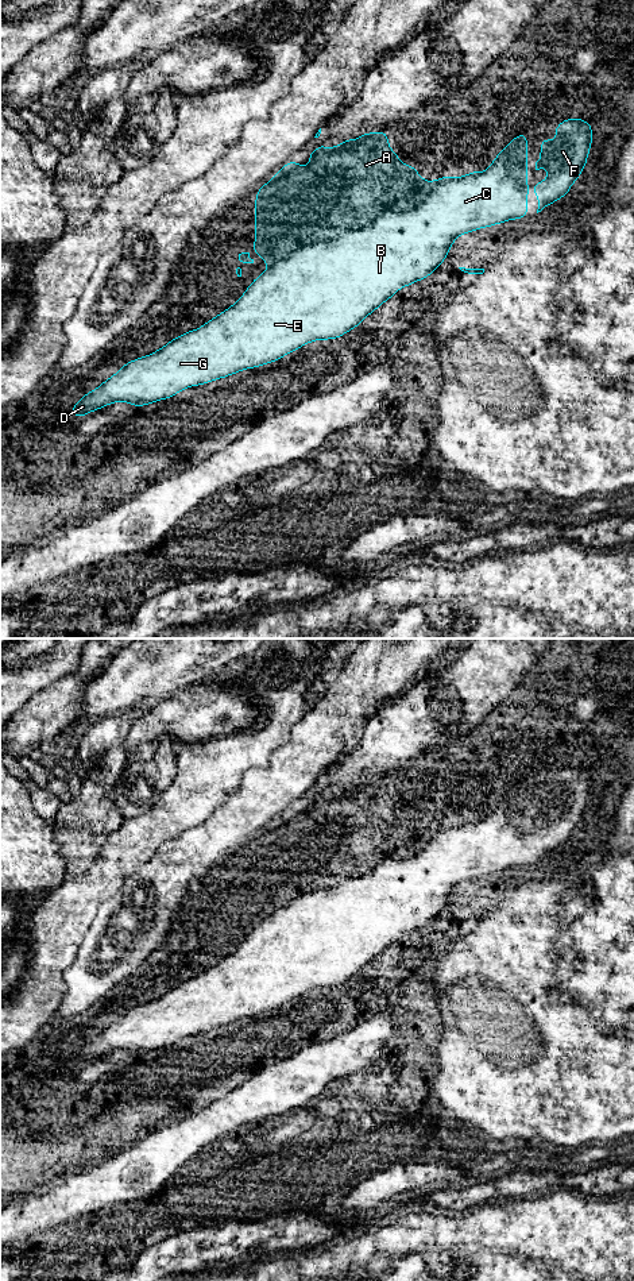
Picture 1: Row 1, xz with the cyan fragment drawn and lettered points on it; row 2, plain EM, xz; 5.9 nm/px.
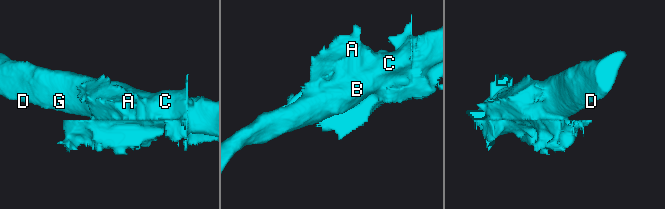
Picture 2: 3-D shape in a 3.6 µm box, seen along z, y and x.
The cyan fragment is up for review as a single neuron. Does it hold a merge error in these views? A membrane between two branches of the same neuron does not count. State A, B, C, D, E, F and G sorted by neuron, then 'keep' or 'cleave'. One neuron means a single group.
groups A B C D E F G; keep

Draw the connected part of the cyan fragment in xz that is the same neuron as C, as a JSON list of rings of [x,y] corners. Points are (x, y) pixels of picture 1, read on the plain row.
[[[383,778],[379,782],[362,782],[359,787],[345,787],[343,792],[335,792],[330,798],[326,796],[321,790],[318,792],[320,795],[316,799],[310,799],[308,802],[310,807],[309,814],[302,814],[291,807],[256,840],[254,900],[260,903],[263,906],[263,911],[268,912],[270,915],[251,930],[247,938],[233,953],[200,976],[182,981],[150,1003],[125,1011],[115,1023],[109,1025],[98,1035],[84,1042],[82,1046],[74,1054],[71,1054],[71,1062],[81,1066],[88,1061],[96,1060],[100,1056],[113,1050],[128,1050],[135,1056],[150,1053],[155,1049],[171,1046],[193,1033],[206,1033],[210,1029],[229,1025],[246,1016],[255,1016],[271,1010],[277,1010],[285,1003],[299,998],[302,993],[309,992],[310,989],[339,987],[356,976],[383,950],[394,945],[399,937],[429,925],[442,910],[445,910],[445,906],[457,884],[509,868],[527,865],[527,782],[517,783],[506,794],[506,796],[494,806],[492,811],[486,819],[471,819],[463,825],[438,825],[436,829],[425,829],[417,821],[415,814],[407,814],[399,809],[398,802],[390,796],[387,778]]]

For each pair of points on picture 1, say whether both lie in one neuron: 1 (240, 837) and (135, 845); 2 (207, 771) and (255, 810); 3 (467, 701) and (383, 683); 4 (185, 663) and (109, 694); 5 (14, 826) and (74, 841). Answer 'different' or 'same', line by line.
1: different
2: different
3: different
4: same
5: different

